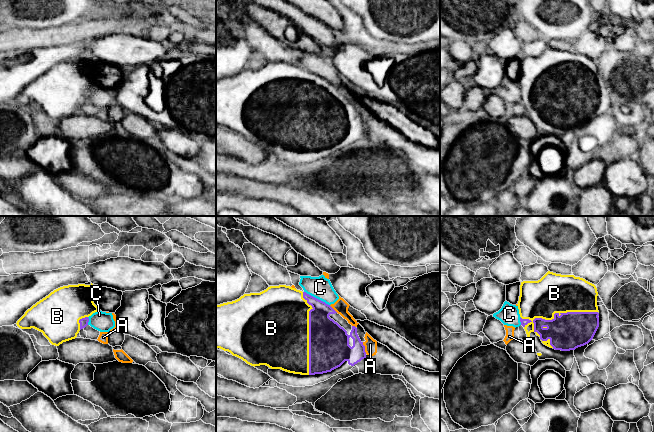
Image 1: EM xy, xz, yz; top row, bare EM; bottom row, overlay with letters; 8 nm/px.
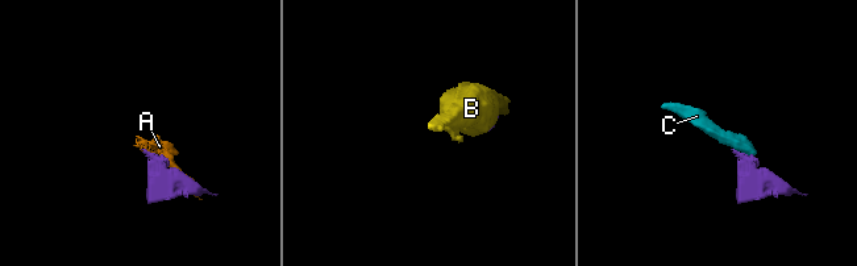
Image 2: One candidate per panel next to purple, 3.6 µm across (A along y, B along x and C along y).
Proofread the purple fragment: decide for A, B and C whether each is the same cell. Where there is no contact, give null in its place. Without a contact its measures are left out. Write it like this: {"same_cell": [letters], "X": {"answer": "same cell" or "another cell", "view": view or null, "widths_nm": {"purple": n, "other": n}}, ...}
{"same_cell": ["B"], "A": {"answer": "another cell", "view": "xz", "widths_nm": {"purple": 260, "other": 100}}, "B": {"answer": "same cell", "view": "yz", "widths_nm": {"purple": 300, "other": 320}}, "C": {"answer": "another cell", "view": "xz", "widths_nm": {"purple": 220, "other": 180}}}

